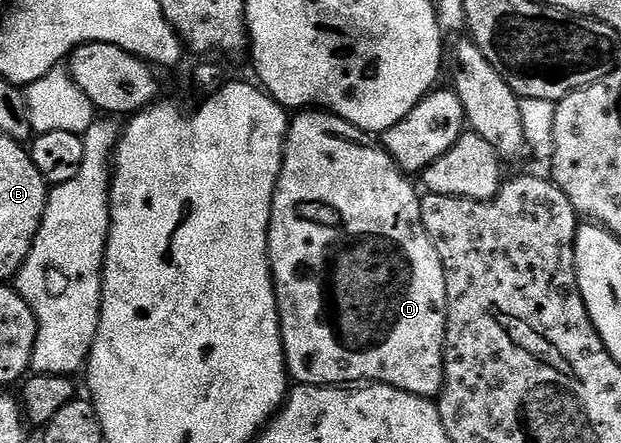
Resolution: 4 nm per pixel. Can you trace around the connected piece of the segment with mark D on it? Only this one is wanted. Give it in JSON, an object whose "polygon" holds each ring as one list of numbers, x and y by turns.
{"polygon":[[300,111,289,120,288,136,284,139,284,162,280,178,274,191,272,200,272,214,268,224,268,261,272,265,272,280,276,283,276,302,278,303,278,315,280,316,280,330,282,331,282,343,284,344,284,363,288,367,288,376,293,382,302,385,318,385,321,387,352,387,357,383,375,383,378,385,393,385,396,389,406,391,410,395,439,398,440,388,444,386,444,336,446,335,446,319,448,318,448,304,446,303,446,275,442,271,442,259,438,259,438,251,434,243,430,243,430,235,426,235,426,227,422,227,422,215,420,214,421,194,411,185,409,174,403,173,396,161,387,153,383,144,371,145,369,138,358,127,354,127,346,119,342,119,336,113,327,111]]}

